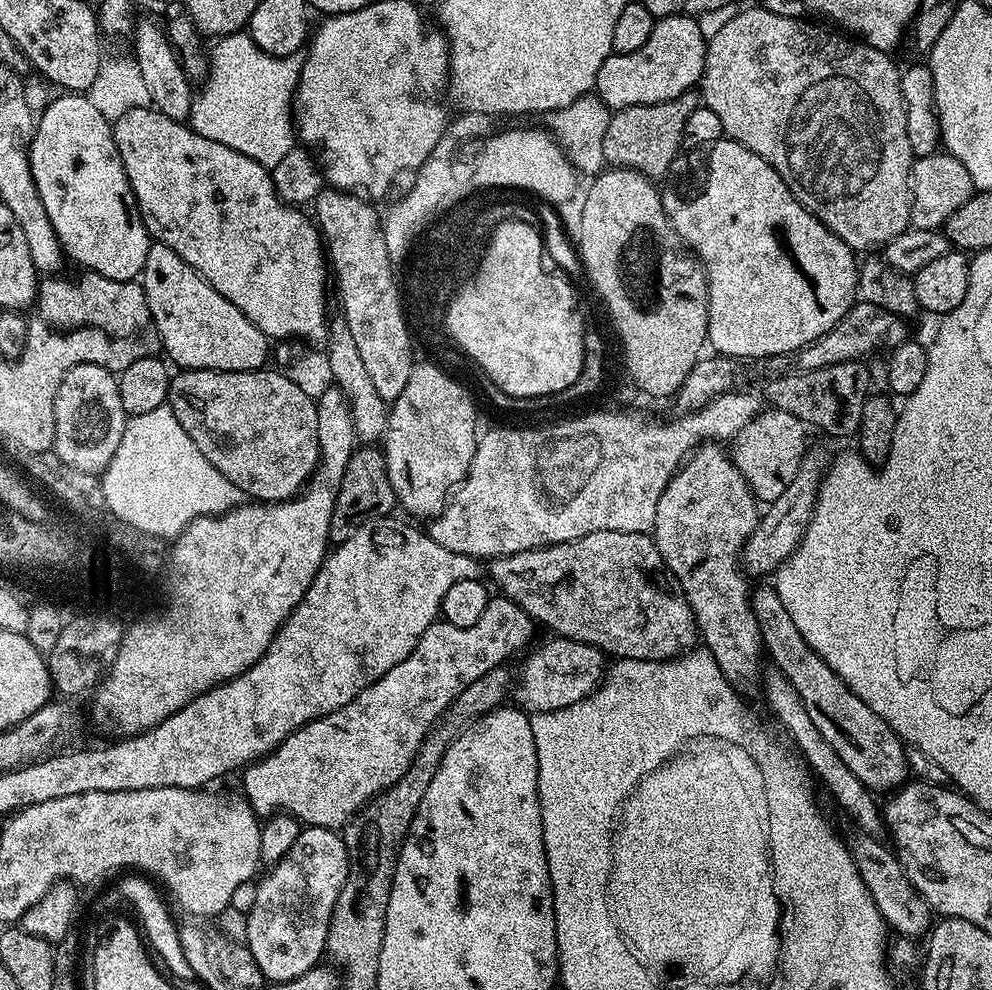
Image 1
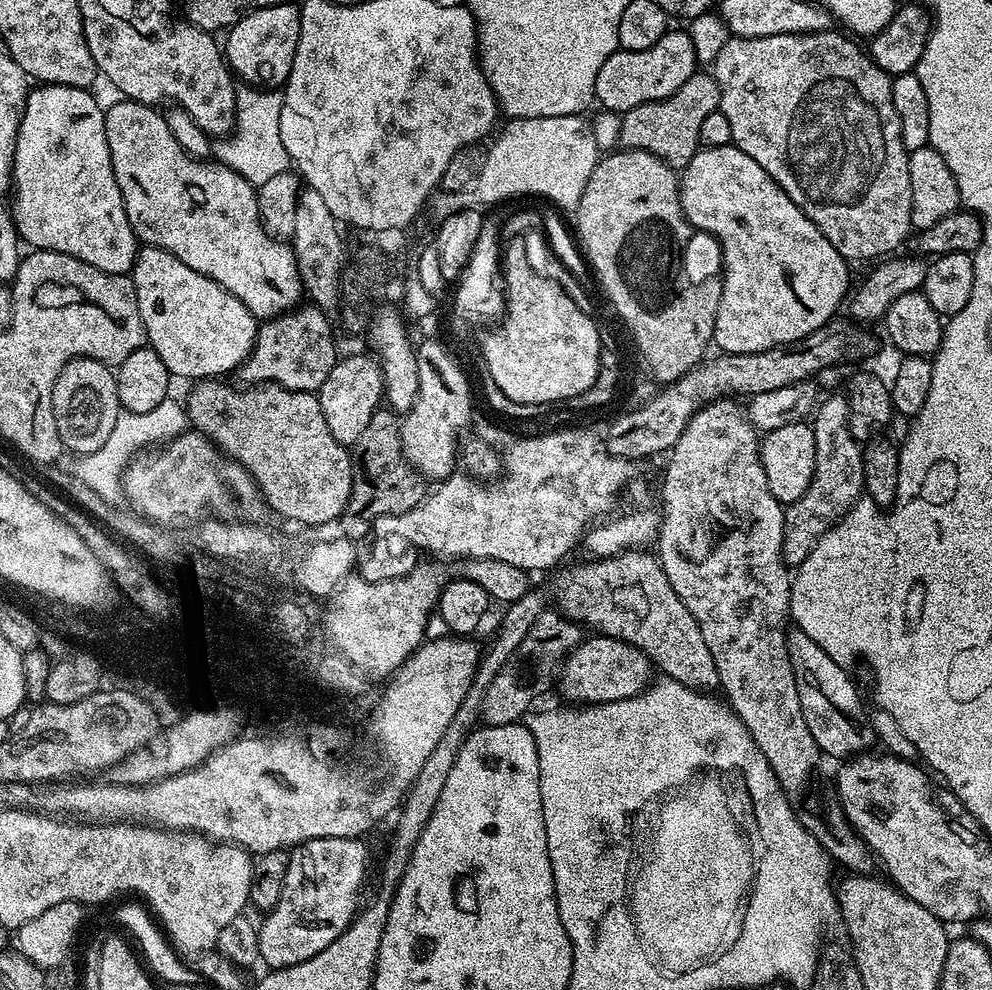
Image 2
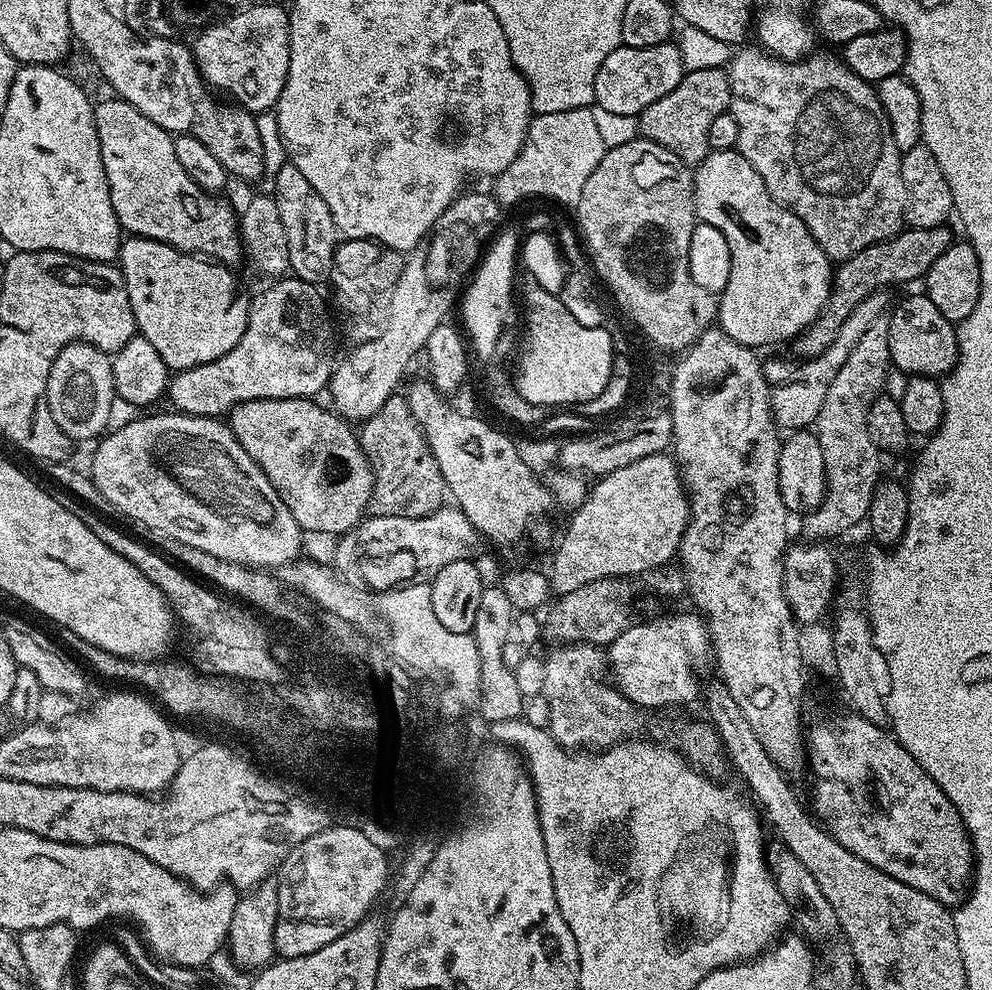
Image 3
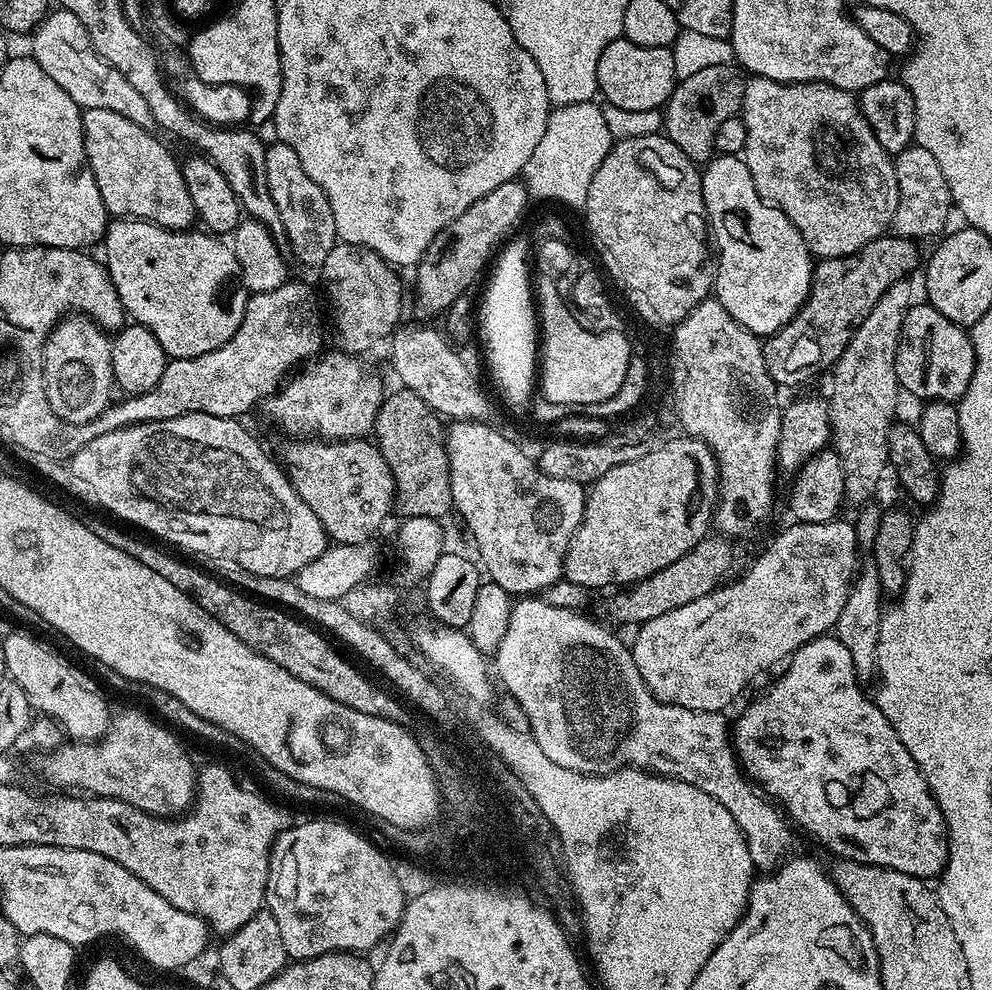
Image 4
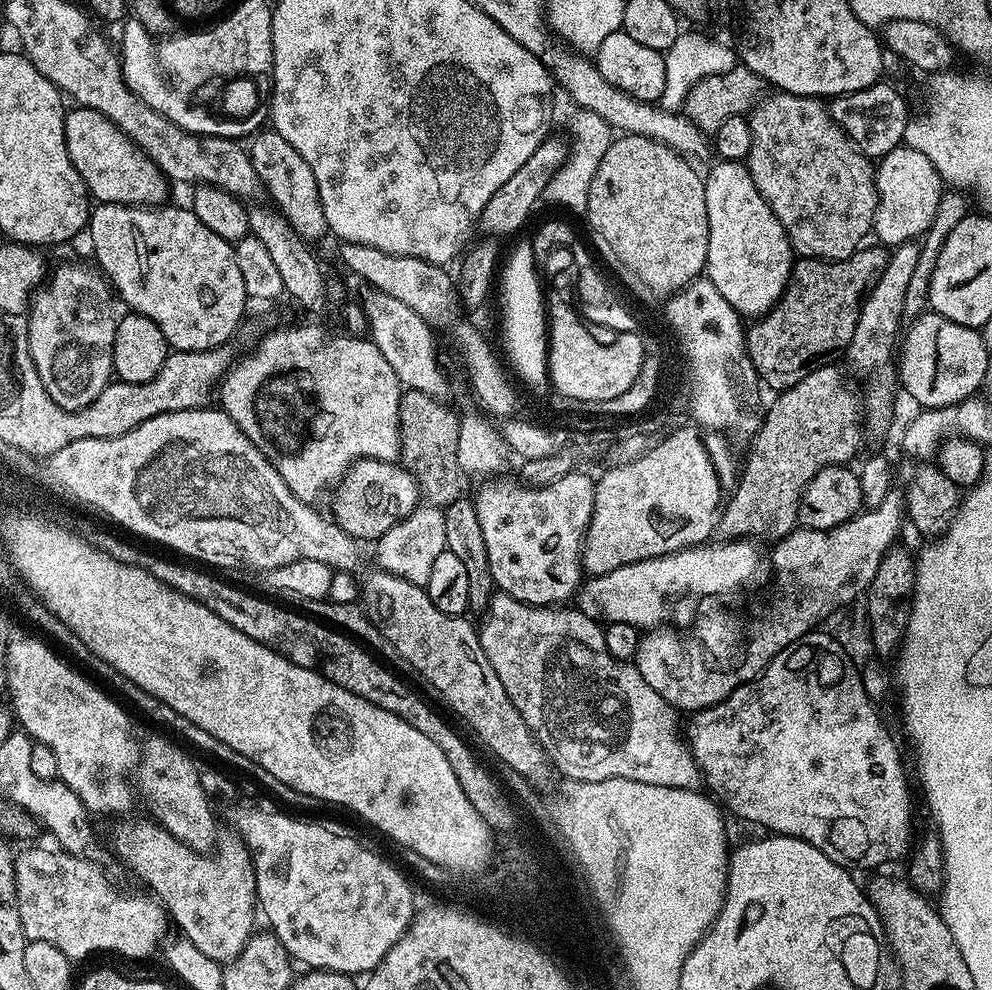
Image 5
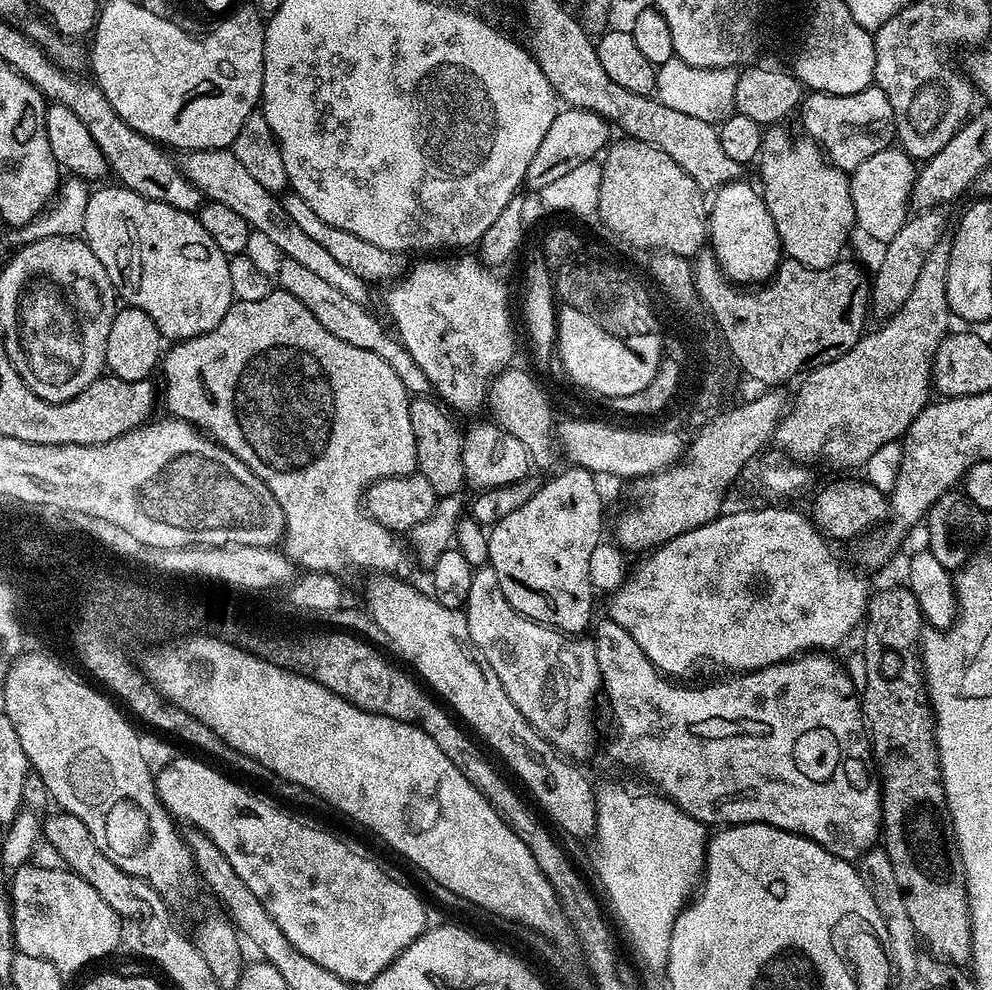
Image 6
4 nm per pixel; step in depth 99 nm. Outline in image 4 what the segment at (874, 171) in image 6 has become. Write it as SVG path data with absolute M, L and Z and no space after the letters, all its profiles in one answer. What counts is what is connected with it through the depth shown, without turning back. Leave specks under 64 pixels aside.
M909 146L895 153L894 163L900 195L898 210L892 219L895 235L909 238L936 235L939 237L949 227L947 226L948 215L953 215L954 205L950 190L946 186L946 177L938 167L934 154L930 154L930 150L919 146Z

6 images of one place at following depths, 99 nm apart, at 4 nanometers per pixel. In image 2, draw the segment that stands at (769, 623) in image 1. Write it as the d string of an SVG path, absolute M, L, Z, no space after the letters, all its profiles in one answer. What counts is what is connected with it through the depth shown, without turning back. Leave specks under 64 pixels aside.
M794 628L788 632L787 650L794 678L797 680L798 699L802 706L802 717L806 720L814 742L825 757L851 758L867 753L877 736L869 724L869 713L860 701L860 692L839 660L830 658L822 646L804 631Z

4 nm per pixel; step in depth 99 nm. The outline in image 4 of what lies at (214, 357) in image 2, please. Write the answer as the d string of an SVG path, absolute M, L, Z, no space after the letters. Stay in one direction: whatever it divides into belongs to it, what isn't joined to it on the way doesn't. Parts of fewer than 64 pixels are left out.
M116 218L109 223L102 241L102 260L108 269L108 277L118 290L125 313L135 323L150 330L150 334L158 338L158 346L162 346L173 360L194 359L196 355L216 350L227 342L238 330L250 297L242 282L238 258L231 247L225 241L223 244L219 235L207 230L196 231L163 228L150 220Z

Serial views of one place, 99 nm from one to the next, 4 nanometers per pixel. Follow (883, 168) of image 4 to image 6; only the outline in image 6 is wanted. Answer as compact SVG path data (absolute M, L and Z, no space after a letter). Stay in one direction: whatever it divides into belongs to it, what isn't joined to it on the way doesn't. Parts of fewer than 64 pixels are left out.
M772 126L764 132L758 157L758 188L770 218L774 218L783 255L802 262L802 266L828 268L841 259L848 231L853 231L856 222L850 176L829 164L814 141L800 138L797 144L791 144L787 130L782 127Z

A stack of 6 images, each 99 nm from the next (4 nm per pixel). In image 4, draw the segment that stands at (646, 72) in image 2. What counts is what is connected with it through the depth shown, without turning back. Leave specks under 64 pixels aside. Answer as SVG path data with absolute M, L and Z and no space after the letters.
M623 38L610 42L598 58L596 87L599 95L604 95L614 107L624 112L663 109L678 83L678 60L672 54L672 48L647 48Z

